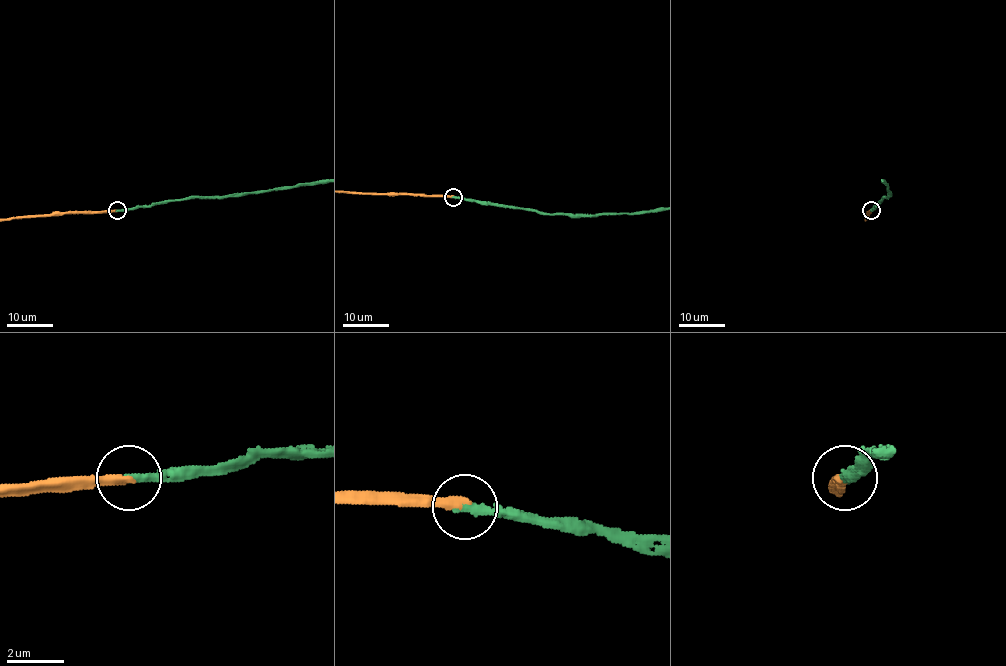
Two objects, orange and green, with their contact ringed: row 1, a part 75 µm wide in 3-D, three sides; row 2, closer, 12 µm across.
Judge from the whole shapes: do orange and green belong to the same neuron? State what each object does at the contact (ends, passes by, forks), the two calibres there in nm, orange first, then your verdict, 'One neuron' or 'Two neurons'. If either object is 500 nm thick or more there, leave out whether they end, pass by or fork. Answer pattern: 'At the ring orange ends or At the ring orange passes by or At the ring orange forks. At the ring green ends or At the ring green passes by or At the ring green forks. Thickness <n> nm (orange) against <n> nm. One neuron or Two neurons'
At the ring orange ends. At the ring green ends. Thickness 320 nm (orange) against 340 nm. One neuron

